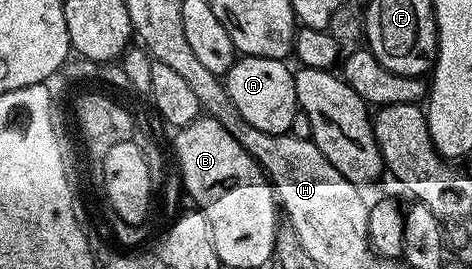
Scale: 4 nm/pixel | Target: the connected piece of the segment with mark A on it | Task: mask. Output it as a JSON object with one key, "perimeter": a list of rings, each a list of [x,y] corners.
{"perimeter":[[[242,55],[234,60],[231,70],[223,77],[226,91],[229,92],[235,110],[254,128],[267,134],[283,135],[293,126],[293,120],[299,114],[294,69],[288,68],[285,60],[272,60],[262,56]]]}

